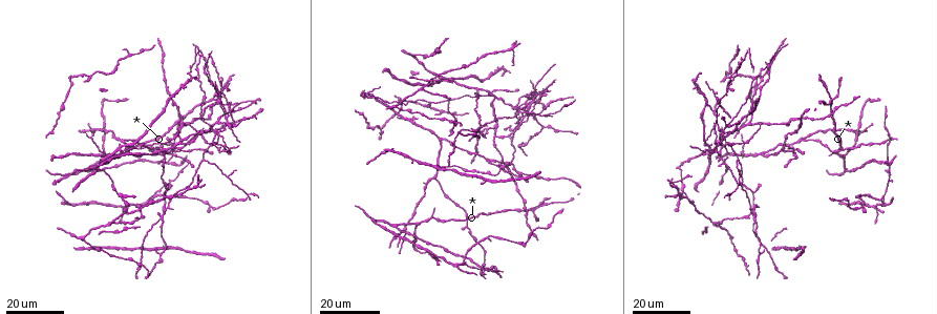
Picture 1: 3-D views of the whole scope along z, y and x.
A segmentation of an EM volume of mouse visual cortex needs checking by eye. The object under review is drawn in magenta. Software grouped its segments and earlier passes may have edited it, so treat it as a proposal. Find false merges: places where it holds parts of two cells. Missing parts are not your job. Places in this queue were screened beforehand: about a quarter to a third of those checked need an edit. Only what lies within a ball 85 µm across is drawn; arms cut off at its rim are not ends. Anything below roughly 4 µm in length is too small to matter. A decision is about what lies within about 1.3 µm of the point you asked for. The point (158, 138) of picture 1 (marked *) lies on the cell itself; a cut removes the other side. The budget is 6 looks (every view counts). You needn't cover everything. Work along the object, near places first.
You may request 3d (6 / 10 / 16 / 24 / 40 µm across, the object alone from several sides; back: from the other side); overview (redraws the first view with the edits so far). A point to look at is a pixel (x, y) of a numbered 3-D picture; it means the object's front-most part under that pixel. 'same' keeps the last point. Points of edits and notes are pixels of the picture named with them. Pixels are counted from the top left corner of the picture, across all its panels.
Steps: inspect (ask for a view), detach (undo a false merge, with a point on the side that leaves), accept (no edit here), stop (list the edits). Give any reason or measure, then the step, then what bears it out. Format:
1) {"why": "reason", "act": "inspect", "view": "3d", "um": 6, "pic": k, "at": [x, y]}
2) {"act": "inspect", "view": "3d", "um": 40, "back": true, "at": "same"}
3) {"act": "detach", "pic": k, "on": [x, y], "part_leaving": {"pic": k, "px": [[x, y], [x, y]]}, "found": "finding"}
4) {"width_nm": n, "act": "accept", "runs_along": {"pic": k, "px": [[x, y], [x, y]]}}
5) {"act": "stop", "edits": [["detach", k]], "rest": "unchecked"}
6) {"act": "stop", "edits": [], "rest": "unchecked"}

{"why": "looks like a crossing", "act": "inspect", "view": "3d", "um": 16, "pic": 1, "at": [100, 153]}

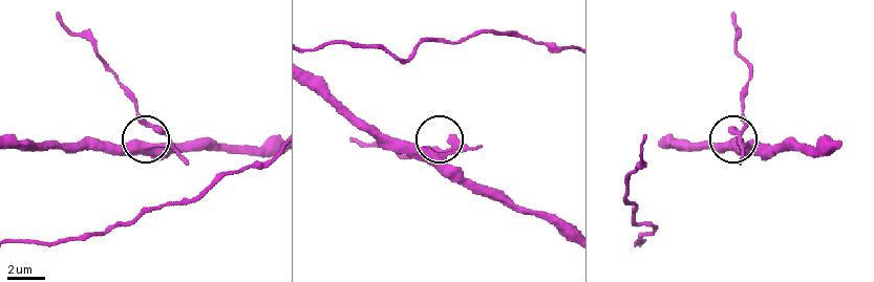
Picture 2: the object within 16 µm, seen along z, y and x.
{"why": "closer look", "act": "inspect", "view": "3d", "um": 6, "pic": 2, "at": [151, 144]}

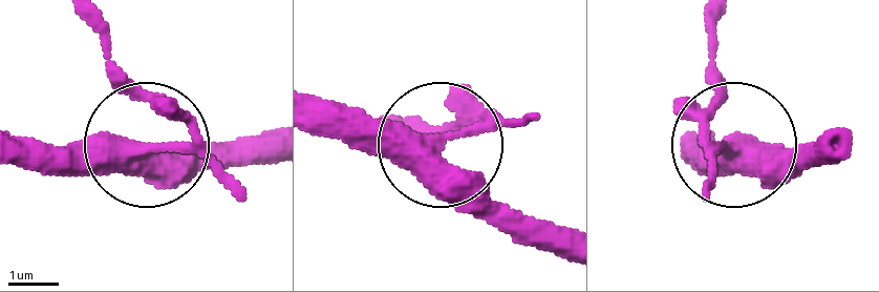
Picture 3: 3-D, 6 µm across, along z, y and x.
{"arms": 4, "act": "detach", "pic": 3, "on": [150, 94], "part_leaving": {"pic": 3, "px": [[199, 143], [116, 59], [100, 21]]}, "found": "a second cell is stuck on"}

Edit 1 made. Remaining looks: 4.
{"act": "inspect", "view": "overview"}

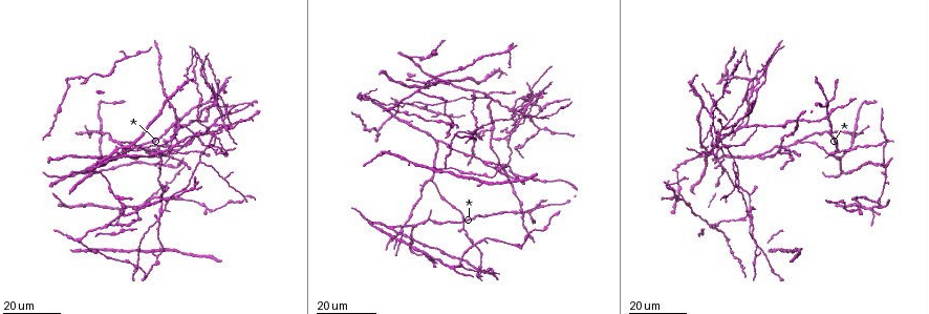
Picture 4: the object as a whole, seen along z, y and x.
{"act": "inspect", "view": "3d", "um": 16, "pic": 4, "at": [440, 141]}

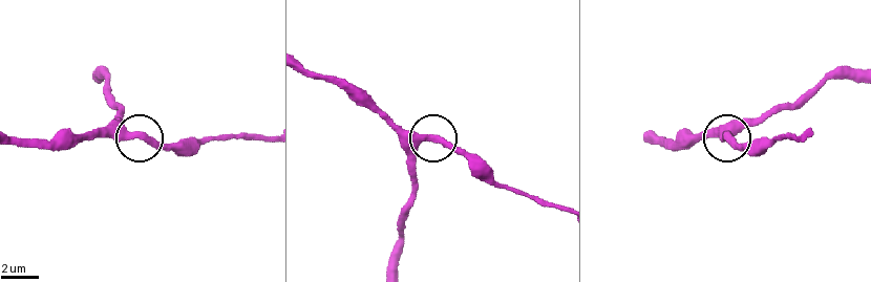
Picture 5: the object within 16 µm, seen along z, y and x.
{"why": "closer look", "act": "inspect", "view": "3d", "um": 10, "pic": 5, "at": [421, 137]}

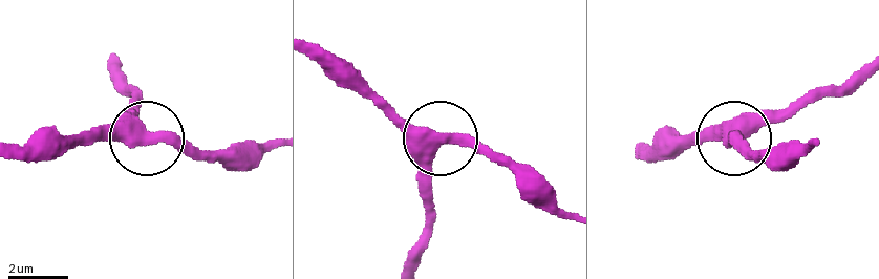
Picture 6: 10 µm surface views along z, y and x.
{"act": "accept", "runs_along": {"pic": 6, "px": [[405, 264], [425, 234], [432, 144], [463, 136], [528, 166]]}, "found": "continuous, no second cell"}

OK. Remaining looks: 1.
{"act": "stop", "edits": [["detach", 3]], "rest": "unchecked"}

